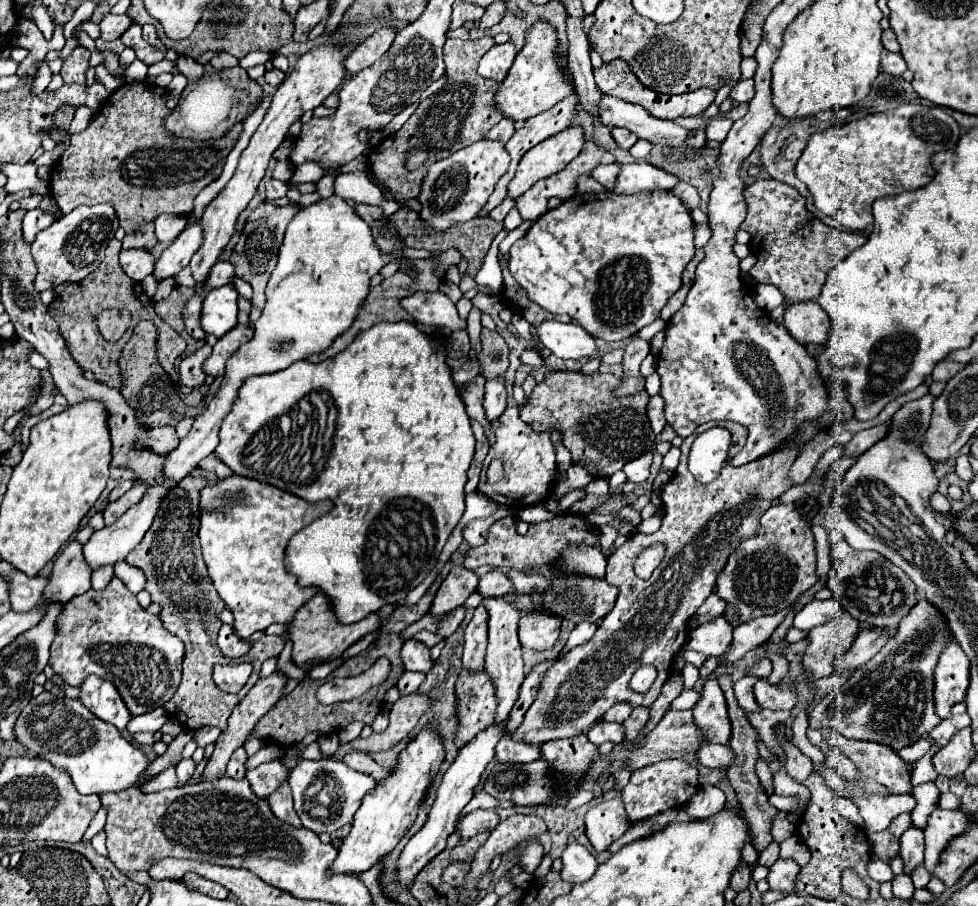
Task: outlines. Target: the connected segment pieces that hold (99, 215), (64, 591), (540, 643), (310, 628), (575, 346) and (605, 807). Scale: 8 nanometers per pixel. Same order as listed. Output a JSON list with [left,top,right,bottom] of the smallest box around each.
[[31,203,119,291],[43,541,91,603],[519,611,561,651],[287,593,381,669],[535,321,595,359],[585,793,631,851]]

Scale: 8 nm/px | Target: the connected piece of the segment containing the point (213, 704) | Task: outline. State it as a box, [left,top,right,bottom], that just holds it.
[125,467,285,731]

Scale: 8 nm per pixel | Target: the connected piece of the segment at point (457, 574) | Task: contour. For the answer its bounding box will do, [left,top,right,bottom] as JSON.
[429,567,477,617]

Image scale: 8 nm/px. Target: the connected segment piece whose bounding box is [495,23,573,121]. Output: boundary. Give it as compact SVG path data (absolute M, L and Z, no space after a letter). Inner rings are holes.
M537 23L527 31L525 47L517 53L515 63L503 83L499 83L495 107L511 121L525 121L557 105L561 99L565 99L565 95L569 95L569 91L573 91L573 85L565 81L557 67L557 35L551 25Z

